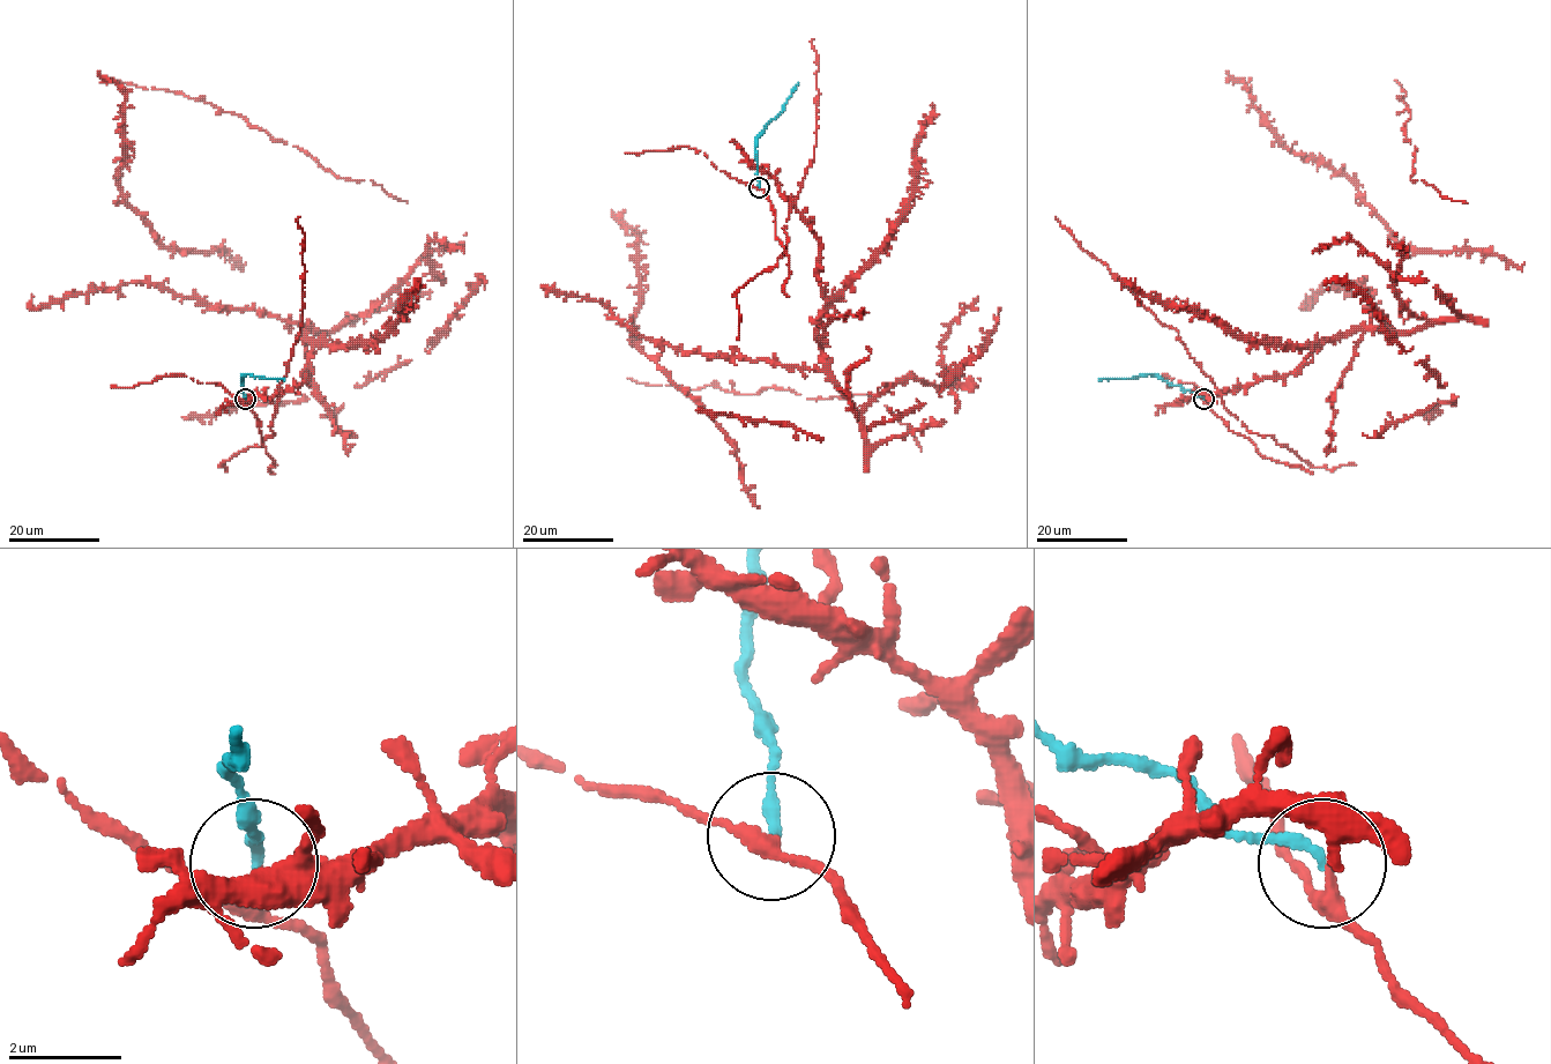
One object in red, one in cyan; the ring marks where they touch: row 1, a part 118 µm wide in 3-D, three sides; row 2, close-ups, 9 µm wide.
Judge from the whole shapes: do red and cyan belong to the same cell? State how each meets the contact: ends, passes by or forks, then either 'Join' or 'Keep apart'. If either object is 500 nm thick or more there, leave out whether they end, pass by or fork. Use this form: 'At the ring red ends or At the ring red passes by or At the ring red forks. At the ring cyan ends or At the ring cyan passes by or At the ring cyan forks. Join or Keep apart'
At the ring red passes by. At the ring cyan ends. Join

